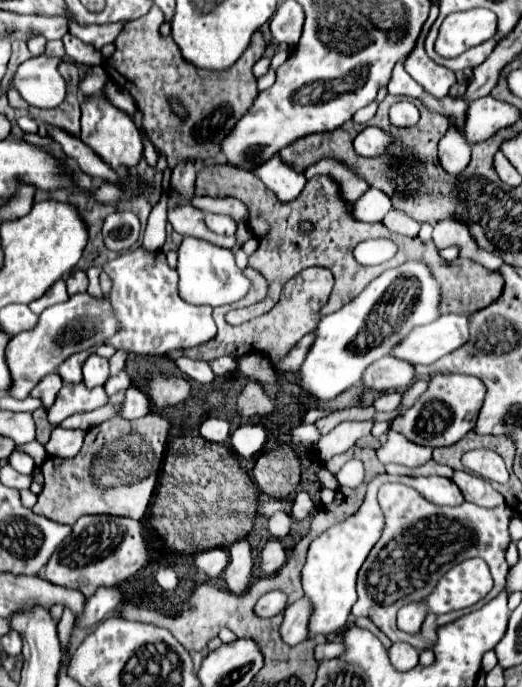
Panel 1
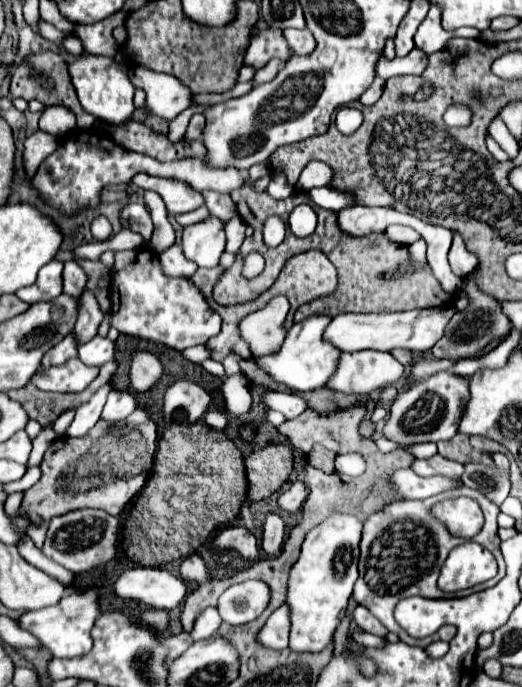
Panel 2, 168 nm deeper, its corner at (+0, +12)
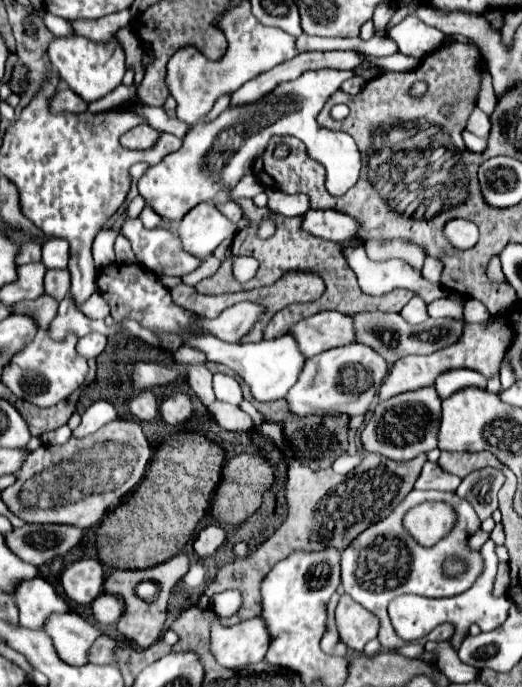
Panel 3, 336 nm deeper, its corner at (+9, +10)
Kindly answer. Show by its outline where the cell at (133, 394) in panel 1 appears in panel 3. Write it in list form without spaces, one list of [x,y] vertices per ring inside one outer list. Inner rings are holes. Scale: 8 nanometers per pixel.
[[[99,400],[85,410],[85,414],[81,418],[81,424],[77,426],[77,430],[73,430],[73,436],[75,438],[85,438],[85,436],[93,434],[95,430],[99,430],[101,426],[105,426],[107,422],[111,422],[115,418],[117,418],[117,410],[113,408],[113,404],[109,404],[105,400]]]

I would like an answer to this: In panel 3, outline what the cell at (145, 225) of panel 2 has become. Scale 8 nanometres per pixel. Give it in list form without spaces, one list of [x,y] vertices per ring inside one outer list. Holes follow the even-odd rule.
[[[133,218],[133,220],[125,220],[123,226],[121,226],[121,234],[125,238],[129,238],[131,246],[133,246],[133,252],[137,256],[137,260],[149,268],[149,270],[155,270],[163,276],[185,276],[193,270],[197,270],[201,266],[201,258],[193,258],[193,254],[185,252],[183,246],[181,246],[181,240],[179,240],[179,234],[175,228],[153,228],[153,230],[147,230],[139,218]]]

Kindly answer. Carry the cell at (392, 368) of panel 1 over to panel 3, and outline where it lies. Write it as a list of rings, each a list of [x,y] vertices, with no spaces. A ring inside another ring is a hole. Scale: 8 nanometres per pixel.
[[[351,342],[349,346],[339,346],[333,350],[325,350],[309,360],[305,360],[305,366],[295,382],[295,386],[285,396],[287,408],[293,416],[365,416],[373,404],[373,398],[377,396],[377,390],[381,386],[383,376],[387,374],[385,360],[369,346],[361,342]],[[361,368],[371,376],[369,386],[361,390]]]

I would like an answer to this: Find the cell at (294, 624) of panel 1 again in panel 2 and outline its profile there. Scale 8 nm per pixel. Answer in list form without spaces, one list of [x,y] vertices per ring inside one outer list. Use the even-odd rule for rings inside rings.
[[[282,604],[278,610],[274,610],[270,614],[270,618],[264,624],[264,628],[260,630],[258,638],[264,646],[282,650],[282,648],[288,648],[288,636],[290,636],[290,608],[286,608]]]

